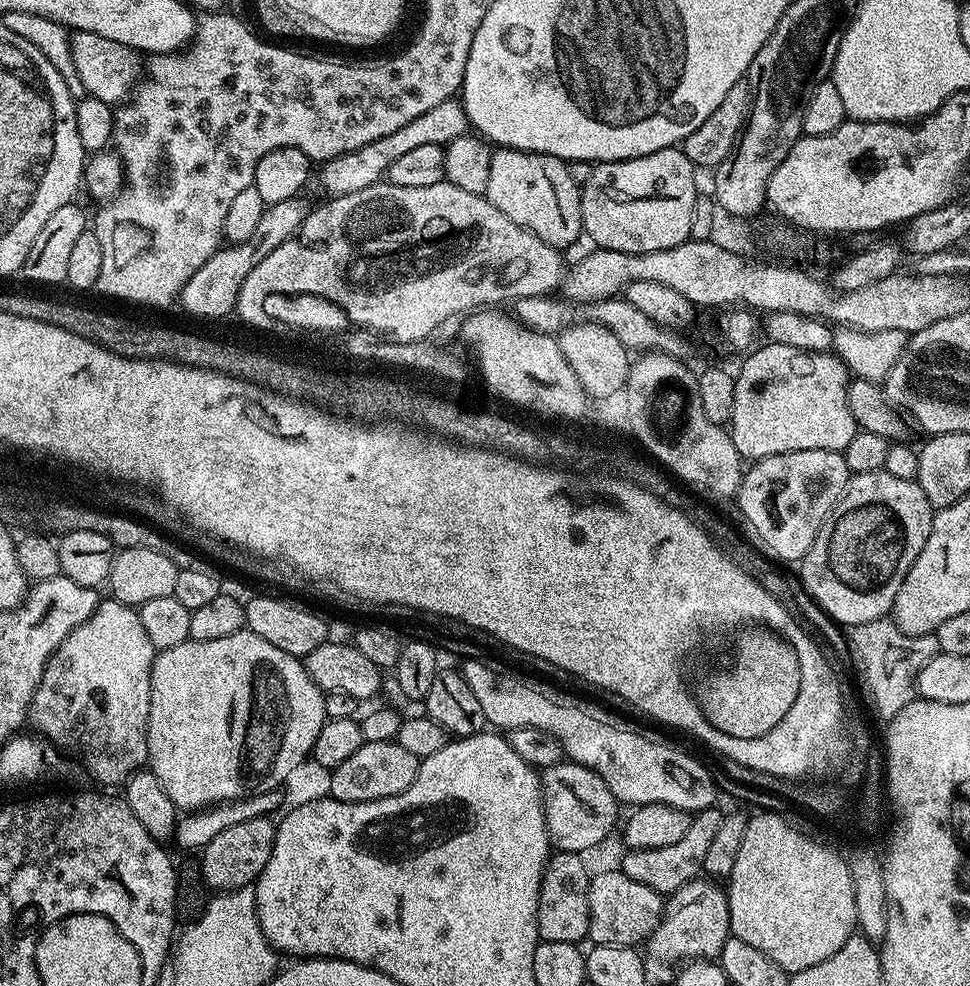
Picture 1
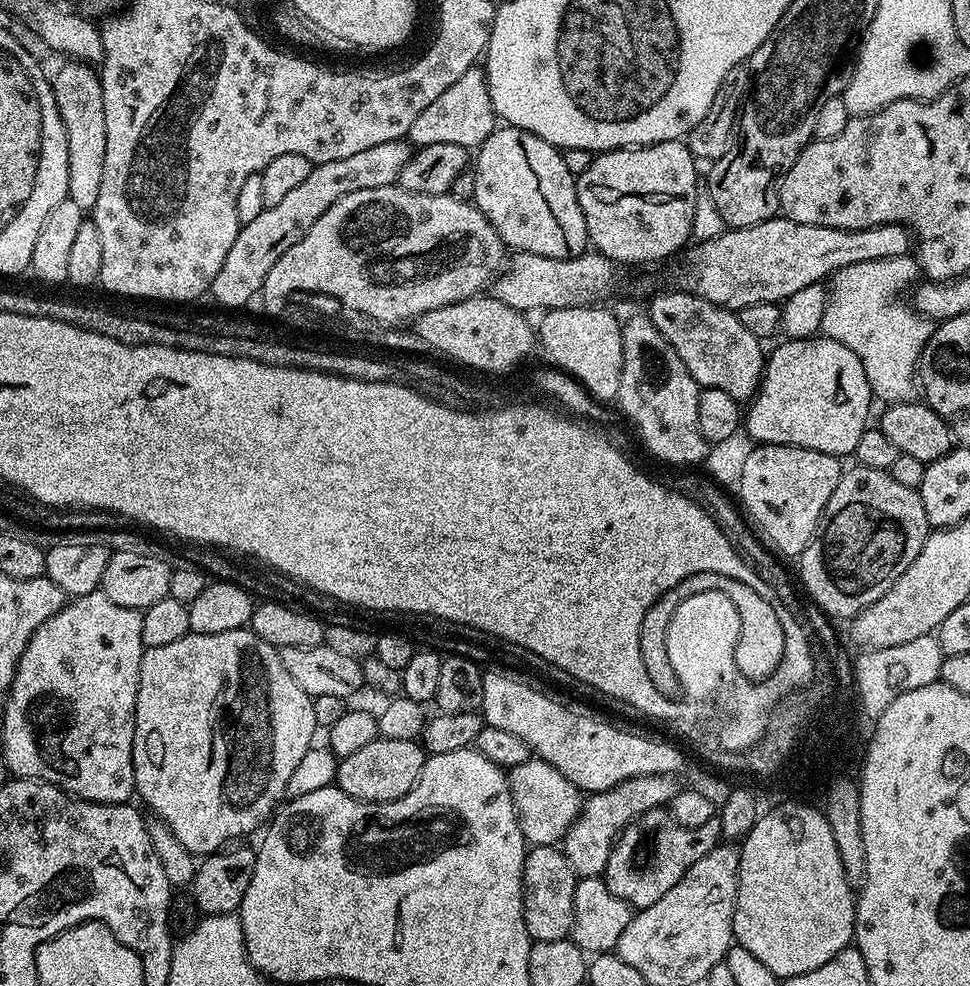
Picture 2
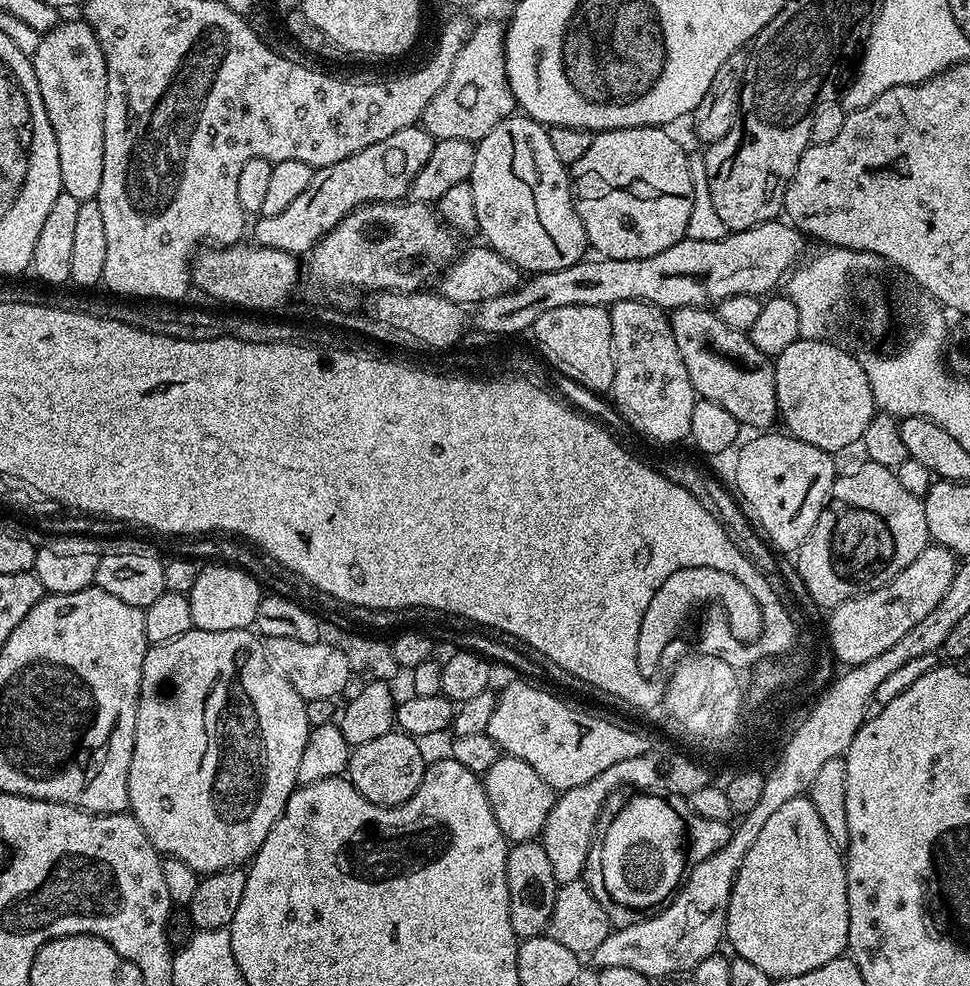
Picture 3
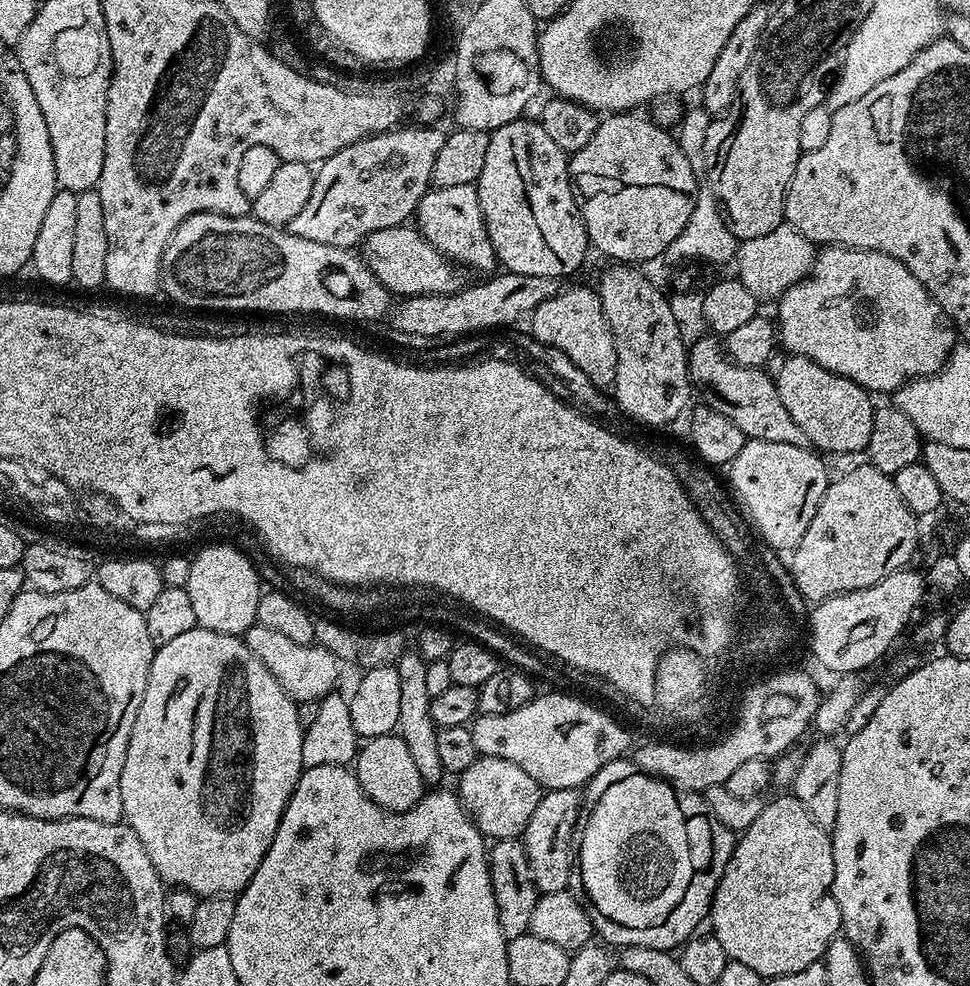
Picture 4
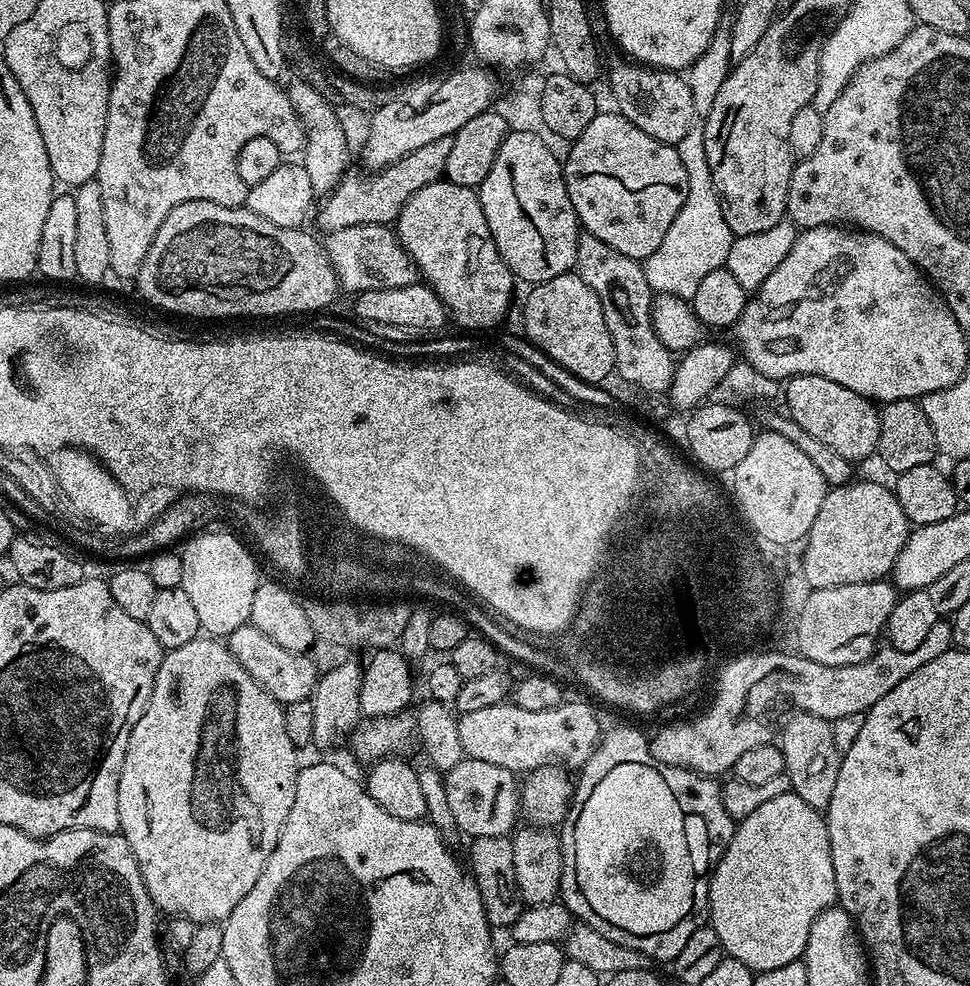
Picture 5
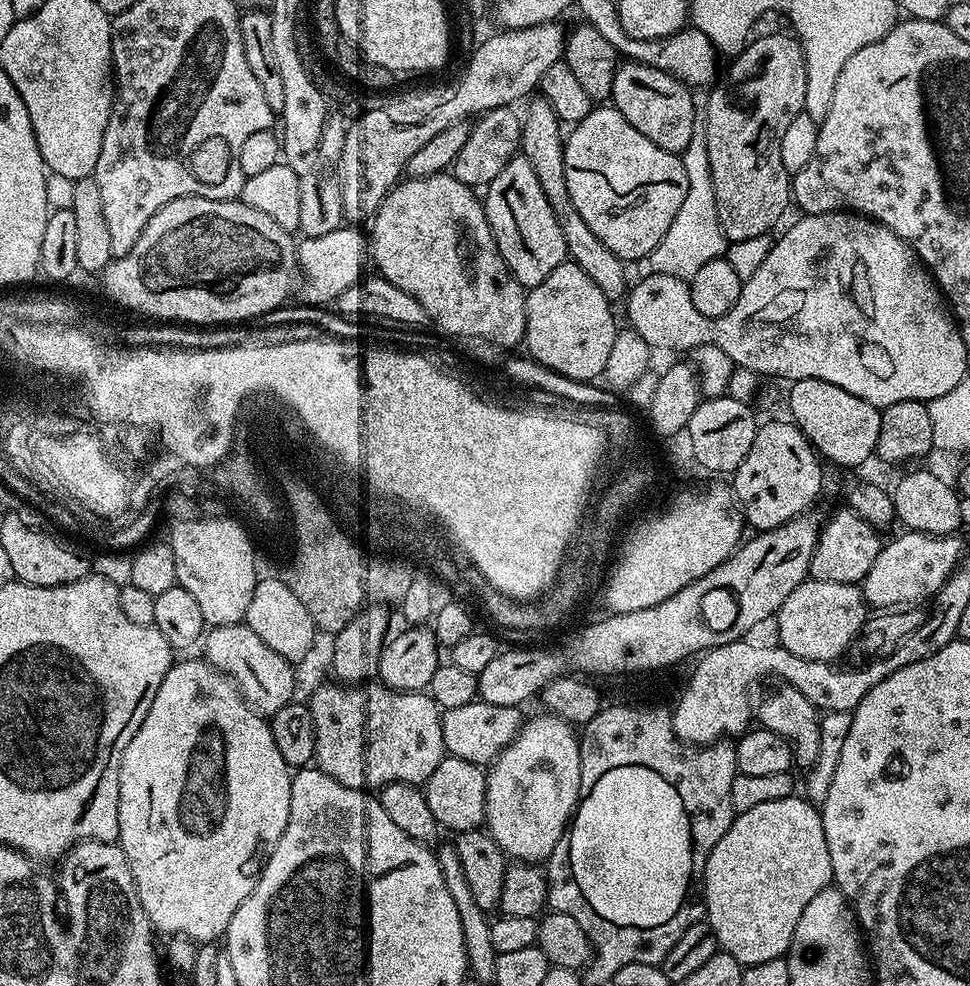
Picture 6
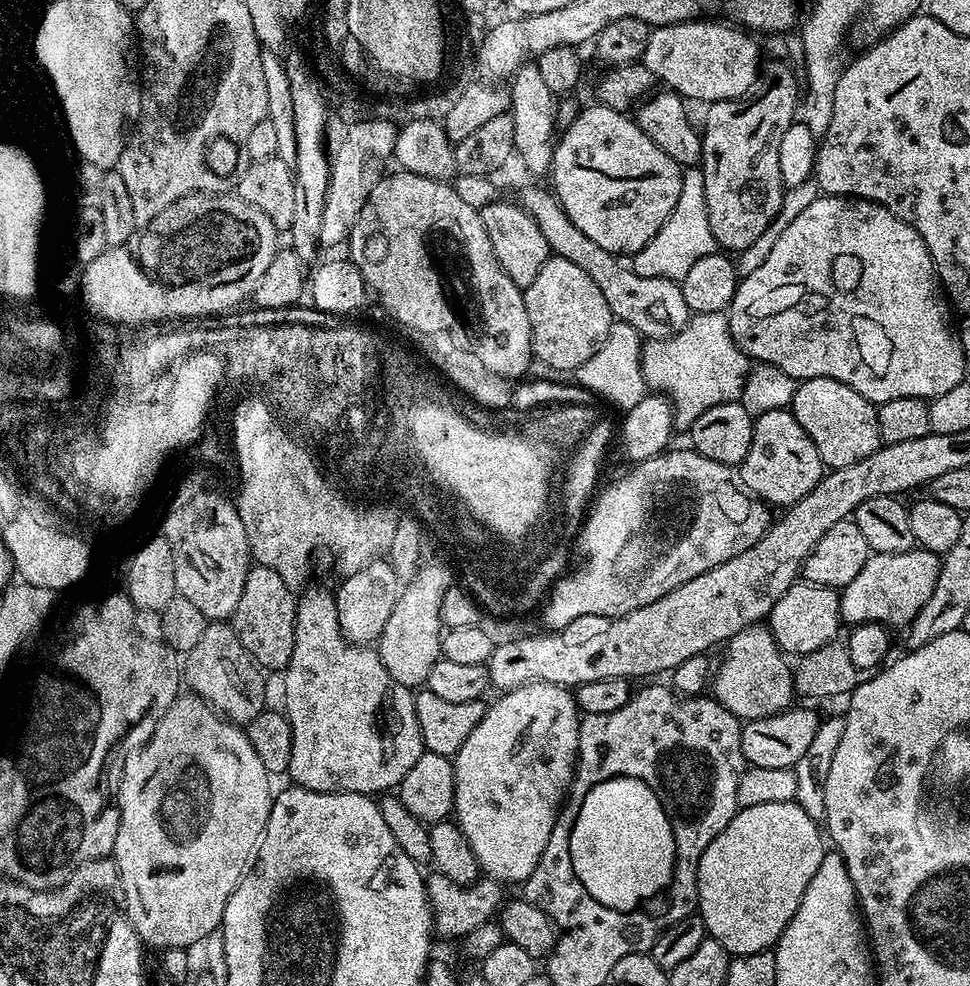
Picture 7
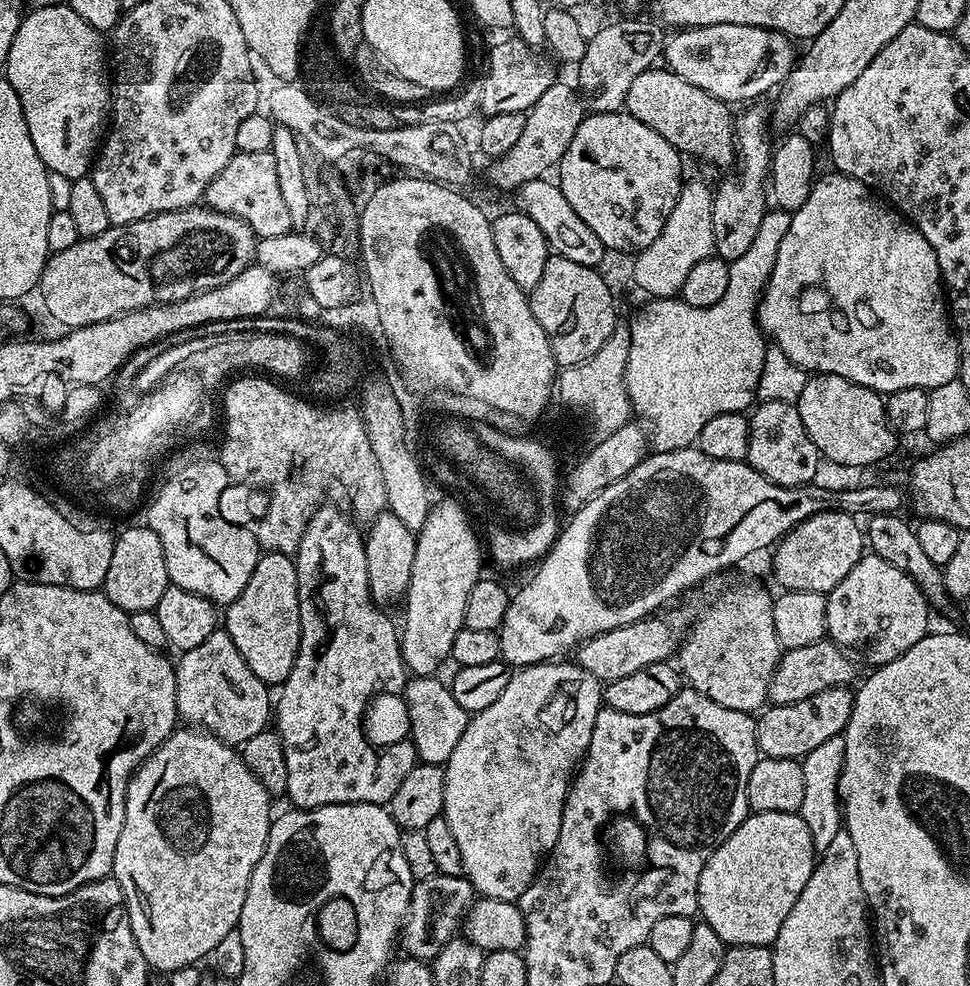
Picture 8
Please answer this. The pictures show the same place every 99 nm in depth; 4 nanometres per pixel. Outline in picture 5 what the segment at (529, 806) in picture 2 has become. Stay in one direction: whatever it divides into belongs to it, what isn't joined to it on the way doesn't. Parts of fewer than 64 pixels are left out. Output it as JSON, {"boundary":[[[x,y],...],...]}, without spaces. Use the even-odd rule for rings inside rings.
{"boundary":[[[467,758],[458,762],[450,771],[443,773],[447,805],[450,806],[454,821],[465,837],[508,836],[517,827],[520,810],[520,790],[517,773],[506,770],[502,766],[494,766],[494,762],[478,762]]]}

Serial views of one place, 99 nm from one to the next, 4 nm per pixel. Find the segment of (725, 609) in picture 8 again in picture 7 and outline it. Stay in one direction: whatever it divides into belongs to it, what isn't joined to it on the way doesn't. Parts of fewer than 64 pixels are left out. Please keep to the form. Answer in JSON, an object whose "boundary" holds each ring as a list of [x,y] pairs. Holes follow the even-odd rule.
{"boundary":[[[753,626],[734,634],[726,642],[728,653],[720,668],[715,669],[711,681],[714,698],[723,708],[730,710],[737,720],[747,722],[773,716],[793,707],[793,669],[788,666],[785,653],[781,652],[767,626]]]}

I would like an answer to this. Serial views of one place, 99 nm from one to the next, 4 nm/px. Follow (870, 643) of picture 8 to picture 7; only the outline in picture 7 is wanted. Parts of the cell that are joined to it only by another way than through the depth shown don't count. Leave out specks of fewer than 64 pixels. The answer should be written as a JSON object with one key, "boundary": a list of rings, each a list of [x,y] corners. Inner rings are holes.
{"boundary":[[[915,547],[902,554],[869,555],[862,570],[840,592],[840,619],[845,625],[855,626],[864,623],[878,623],[885,626],[901,624],[907,626],[926,606],[926,598],[934,594],[938,582],[941,557],[935,552],[927,552]]]}

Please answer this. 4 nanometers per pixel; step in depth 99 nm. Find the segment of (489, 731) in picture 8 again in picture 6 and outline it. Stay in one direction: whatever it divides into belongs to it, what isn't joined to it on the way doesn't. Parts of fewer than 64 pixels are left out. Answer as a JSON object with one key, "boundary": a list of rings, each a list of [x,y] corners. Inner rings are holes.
{"boundary":[[[543,715],[536,716],[533,720],[525,719],[521,723],[518,735],[502,749],[499,756],[492,761],[486,772],[488,777],[488,781],[486,782],[486,810],[484,811],[486,831],[489,836],[494,838],[494,842],[498,842],[498,846],[503,850],[505,857],[511,858],[516,862],[547,861],[554,850],[554,846],[558,846],[562,834],[568,831],[572,814],[576,810],[576,801],[580,799],[580,741],[578,739],[577,729],[569,724],[567,720],[561,718],[561,716]]]}

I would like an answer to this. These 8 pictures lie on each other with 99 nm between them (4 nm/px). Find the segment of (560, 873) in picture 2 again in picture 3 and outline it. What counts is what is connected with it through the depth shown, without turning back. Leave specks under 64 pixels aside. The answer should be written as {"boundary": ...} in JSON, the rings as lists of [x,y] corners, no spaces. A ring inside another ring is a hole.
{"boundary":[[[539,839],[518,840],[509,847],[506,882],[510,890],[510,926],[514,926],[517,941],[545,935],[558,885],[550,858],[546,858],[546,850]]]}

